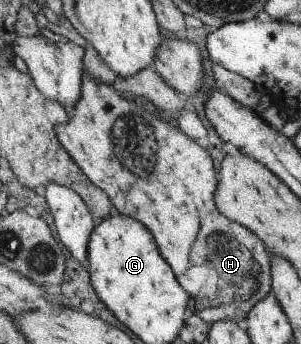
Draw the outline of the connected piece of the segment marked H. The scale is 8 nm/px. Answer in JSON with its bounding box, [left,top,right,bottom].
[55,71,271,325]

